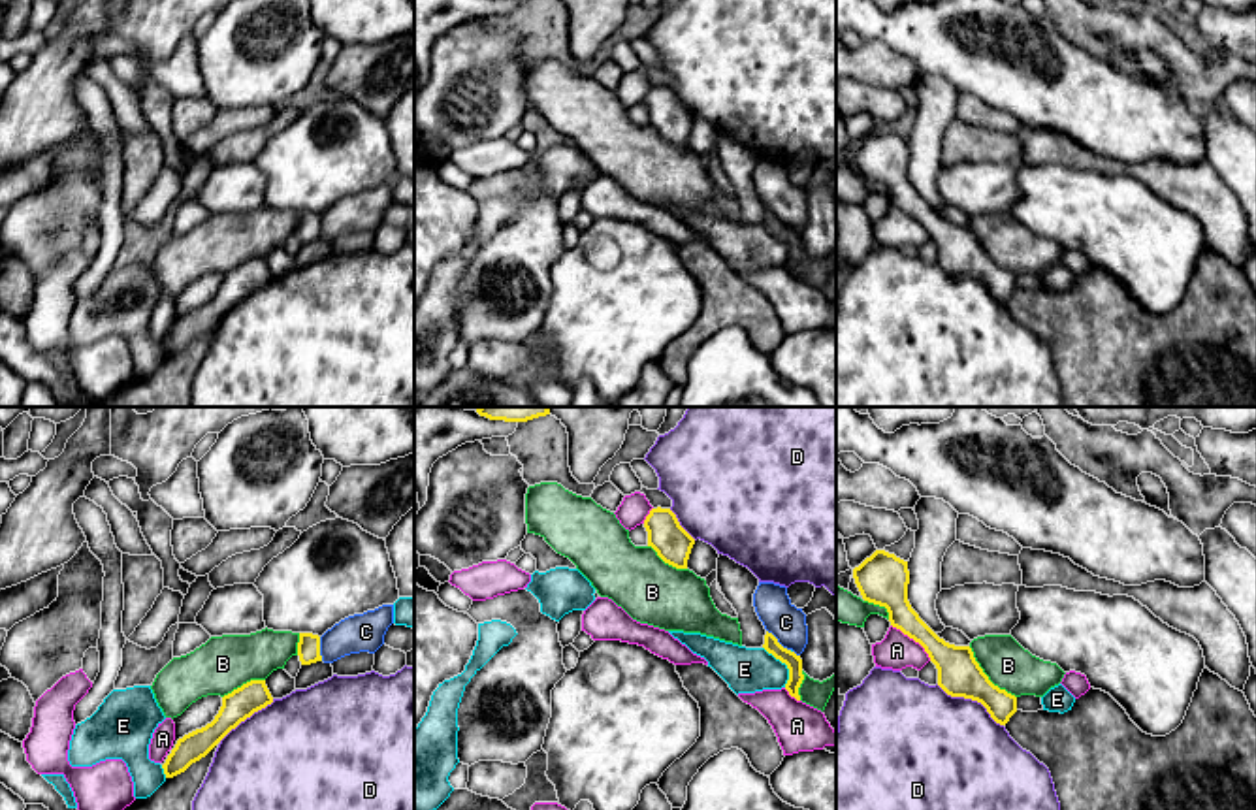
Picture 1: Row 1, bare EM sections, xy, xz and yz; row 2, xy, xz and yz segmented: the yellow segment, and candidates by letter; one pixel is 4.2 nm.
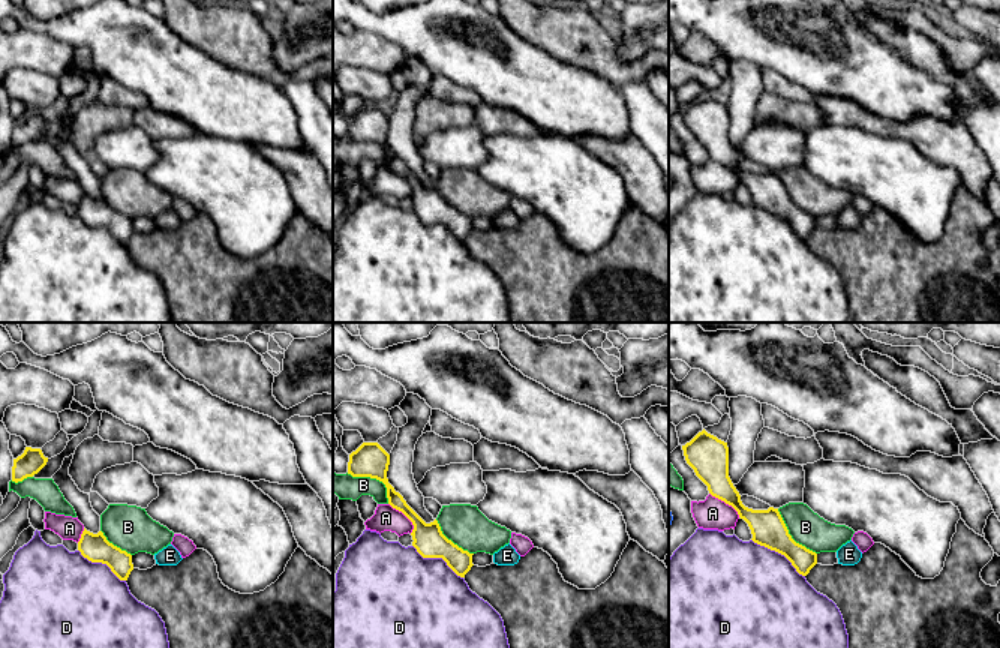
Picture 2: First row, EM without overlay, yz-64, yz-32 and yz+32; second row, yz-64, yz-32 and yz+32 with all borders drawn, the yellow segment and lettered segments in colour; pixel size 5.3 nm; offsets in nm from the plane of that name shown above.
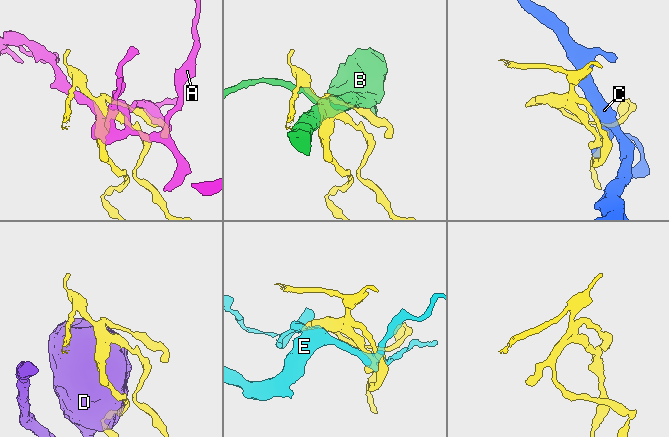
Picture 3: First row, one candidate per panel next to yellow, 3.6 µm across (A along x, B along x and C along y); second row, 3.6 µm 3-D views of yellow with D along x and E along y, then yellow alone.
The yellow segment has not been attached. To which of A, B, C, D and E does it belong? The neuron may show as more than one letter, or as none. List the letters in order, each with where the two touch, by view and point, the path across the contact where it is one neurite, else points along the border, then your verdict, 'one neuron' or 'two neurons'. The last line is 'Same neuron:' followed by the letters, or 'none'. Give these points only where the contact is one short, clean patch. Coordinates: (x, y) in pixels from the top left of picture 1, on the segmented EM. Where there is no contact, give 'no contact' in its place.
A: contact yz (914, 639); one neuron
B: contact yz (987, 677); two neurons
C: contact xz (776, 641); two neurons
D: contact yz (970, 697); two neurons
E: contact xz (786, 664); two neurons
Same neuron: A

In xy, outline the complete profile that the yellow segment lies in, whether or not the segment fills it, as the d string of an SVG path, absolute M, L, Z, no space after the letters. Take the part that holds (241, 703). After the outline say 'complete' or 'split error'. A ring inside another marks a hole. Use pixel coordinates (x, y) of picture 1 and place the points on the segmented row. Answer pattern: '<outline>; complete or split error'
M250 680L222 697L222 706L215 720L177 740L162 765L166 778L185 772L192 763L205 757L232 729L254 712L273 703L266 680Z; complete

